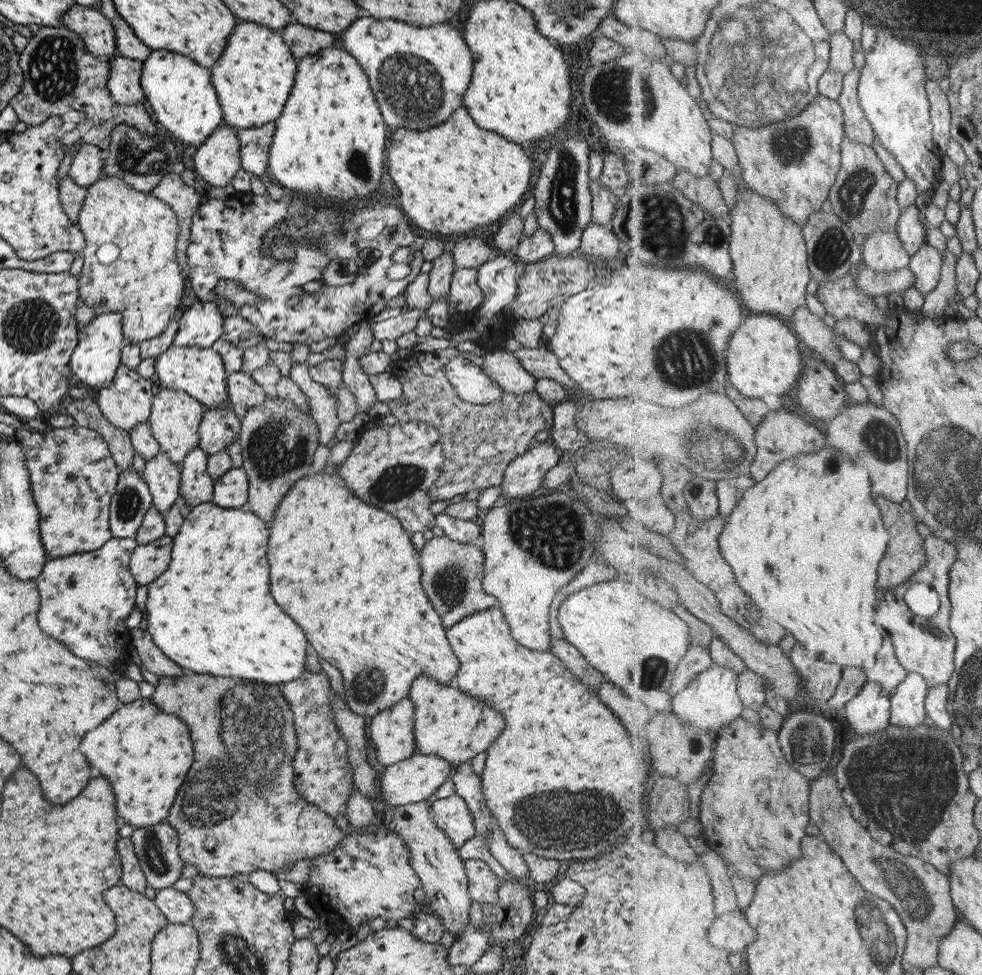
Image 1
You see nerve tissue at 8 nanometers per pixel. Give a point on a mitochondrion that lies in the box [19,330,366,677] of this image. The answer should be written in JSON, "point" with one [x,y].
{"point":[277,447]}

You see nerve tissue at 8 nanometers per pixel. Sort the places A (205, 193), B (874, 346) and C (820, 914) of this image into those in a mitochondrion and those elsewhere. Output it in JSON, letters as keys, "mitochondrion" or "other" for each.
{"A":"other","B":"other","C":"other"}

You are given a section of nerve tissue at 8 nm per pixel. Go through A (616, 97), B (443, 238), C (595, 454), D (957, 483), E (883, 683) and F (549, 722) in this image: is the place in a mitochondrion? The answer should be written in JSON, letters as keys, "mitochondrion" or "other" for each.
{"A":"mitochondrion","B":"other","C":"other","D":"mitochondrion","E":"other","F":"other"}

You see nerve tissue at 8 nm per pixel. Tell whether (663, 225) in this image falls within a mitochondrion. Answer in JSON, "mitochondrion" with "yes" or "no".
{"mitochondrion":"yes"}

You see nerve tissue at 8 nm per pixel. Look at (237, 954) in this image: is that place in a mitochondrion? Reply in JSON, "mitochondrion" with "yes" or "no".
{"mitochondrion":"yes"}

